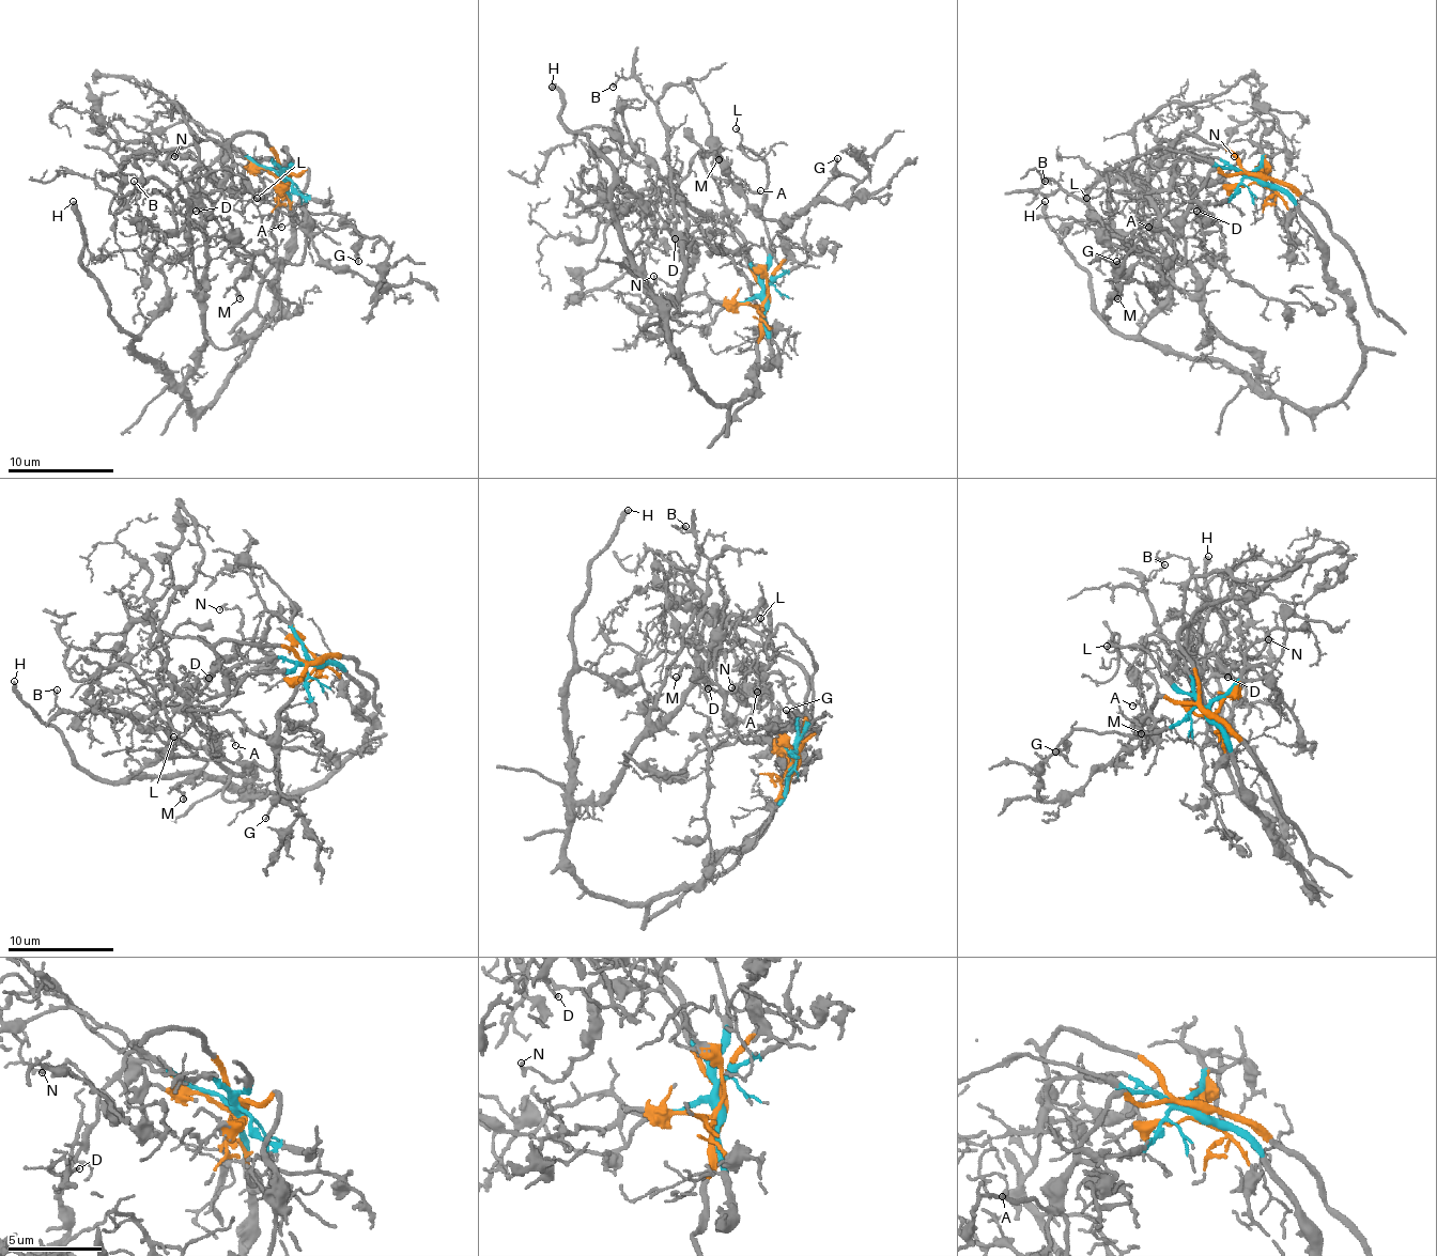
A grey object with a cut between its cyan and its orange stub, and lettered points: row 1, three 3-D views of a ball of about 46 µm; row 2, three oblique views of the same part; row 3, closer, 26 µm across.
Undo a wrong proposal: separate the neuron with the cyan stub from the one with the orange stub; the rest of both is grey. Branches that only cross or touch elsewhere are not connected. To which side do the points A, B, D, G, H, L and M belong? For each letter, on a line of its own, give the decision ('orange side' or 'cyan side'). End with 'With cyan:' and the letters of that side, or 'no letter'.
A: cyan side
B: cyan side
D: cyan side
G: orange side
H: cyan side
L: cyan side
M: orange side
With cyan: A, B, D, H, L

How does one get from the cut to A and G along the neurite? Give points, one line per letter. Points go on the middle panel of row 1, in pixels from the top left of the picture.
A: (763, 299), (763, 284), (724, 215), (719, 184), (740, 179), (754, 195), (761, 191)
G: (763, 299), (772, 270), (785, 254), (779, 234), (840, 173), (835, 168), (838, 157)

